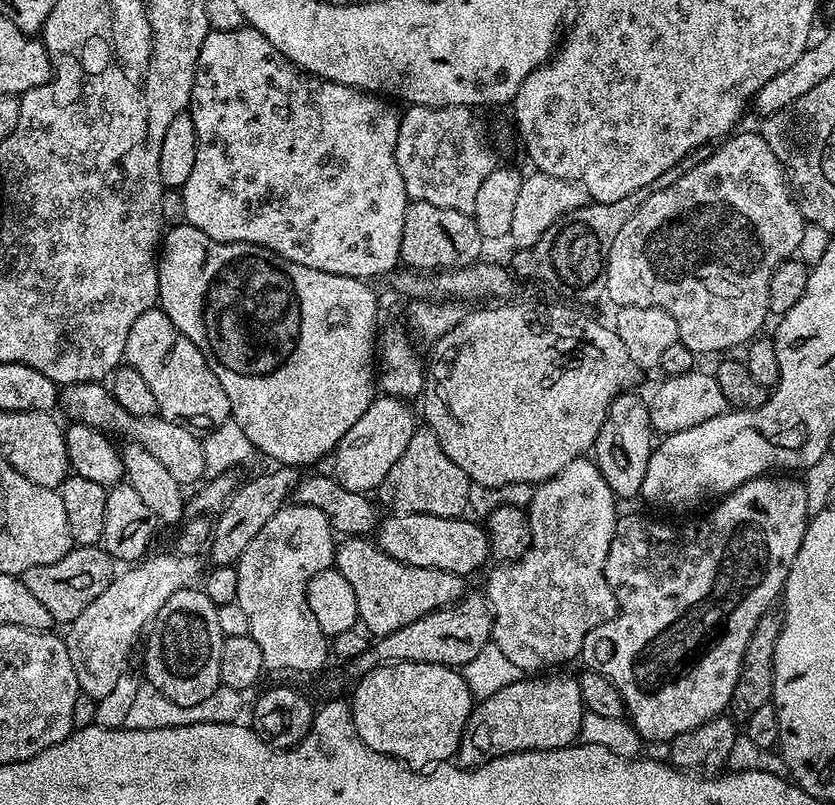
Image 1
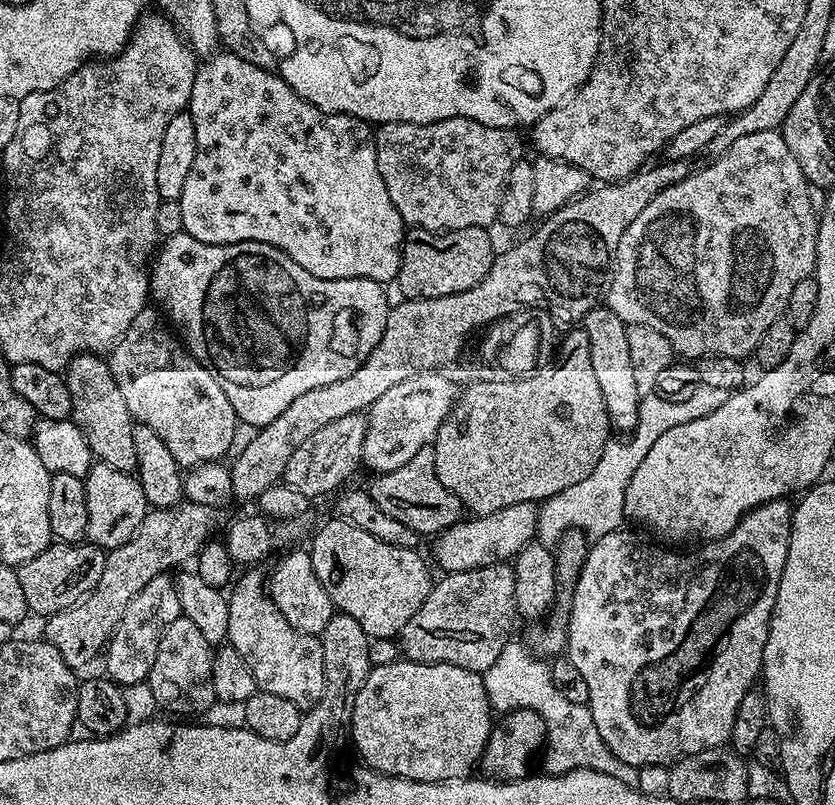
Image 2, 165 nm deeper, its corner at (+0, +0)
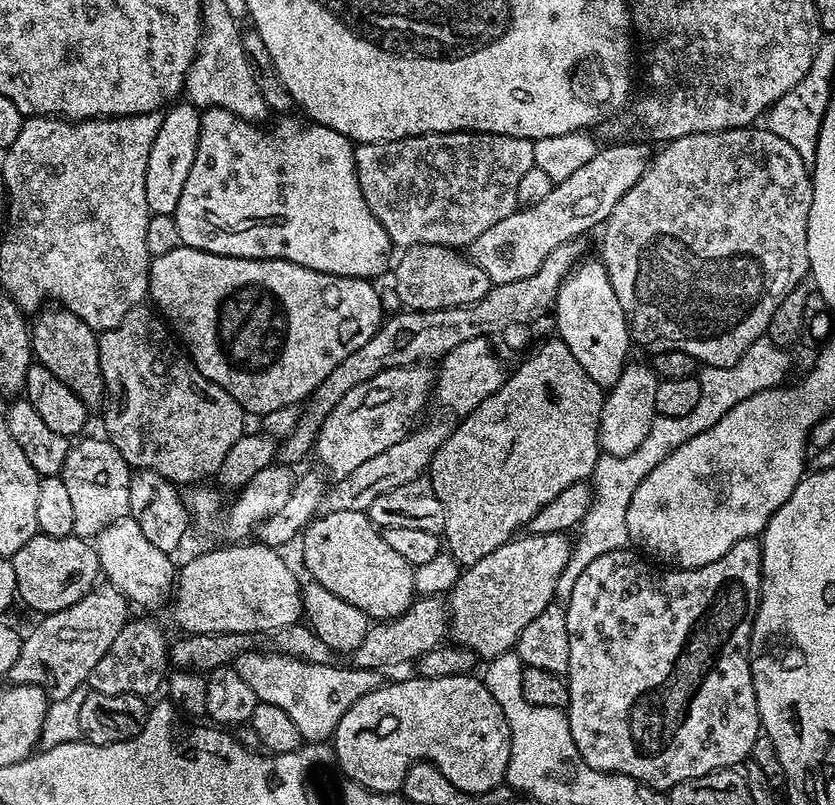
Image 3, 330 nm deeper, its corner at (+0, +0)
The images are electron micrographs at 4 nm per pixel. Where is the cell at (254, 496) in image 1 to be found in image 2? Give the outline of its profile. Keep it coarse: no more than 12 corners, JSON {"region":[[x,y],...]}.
{"region":[[334,418],[294,450],[283,483],[331,497],[361,467],[368,421]]}

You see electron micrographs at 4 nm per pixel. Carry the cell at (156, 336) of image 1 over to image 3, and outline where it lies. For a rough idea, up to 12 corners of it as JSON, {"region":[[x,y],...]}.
{"region":[[151,307],[99,333],[103,435],[211,477],[246,413]]}

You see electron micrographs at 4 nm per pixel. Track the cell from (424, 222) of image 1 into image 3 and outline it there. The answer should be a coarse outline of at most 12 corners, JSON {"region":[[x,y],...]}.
{"region":[[405,248],[396,292],[414,312],[478,302],[492,280],[463,251]]}

